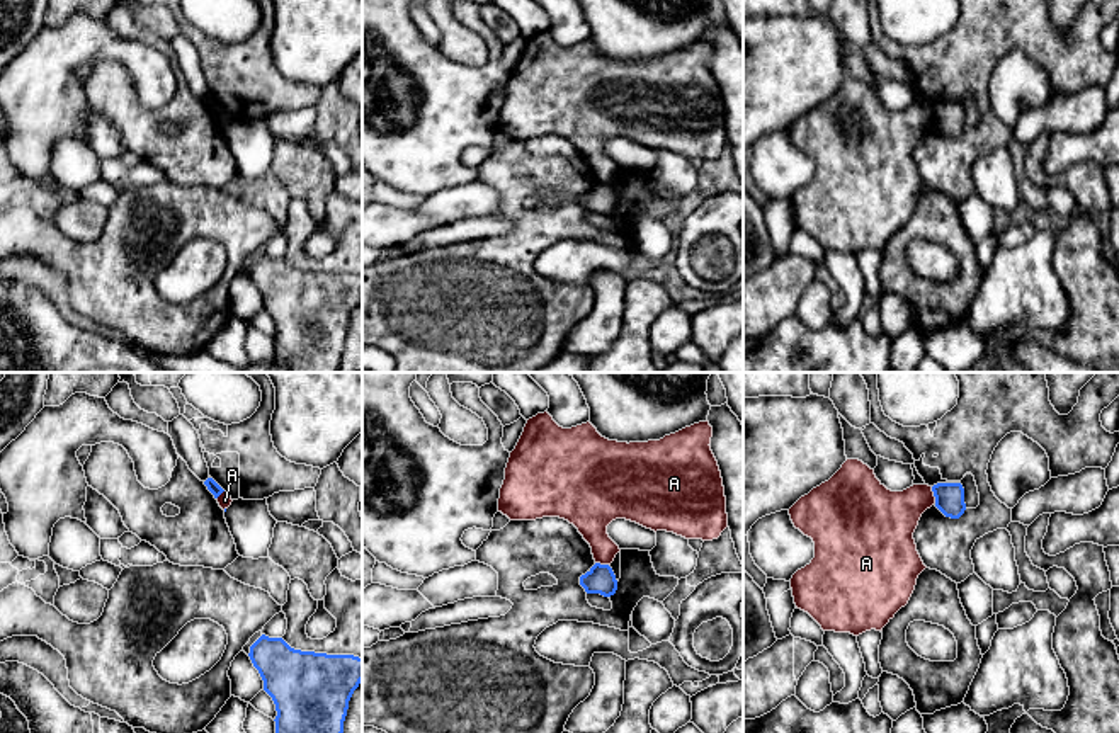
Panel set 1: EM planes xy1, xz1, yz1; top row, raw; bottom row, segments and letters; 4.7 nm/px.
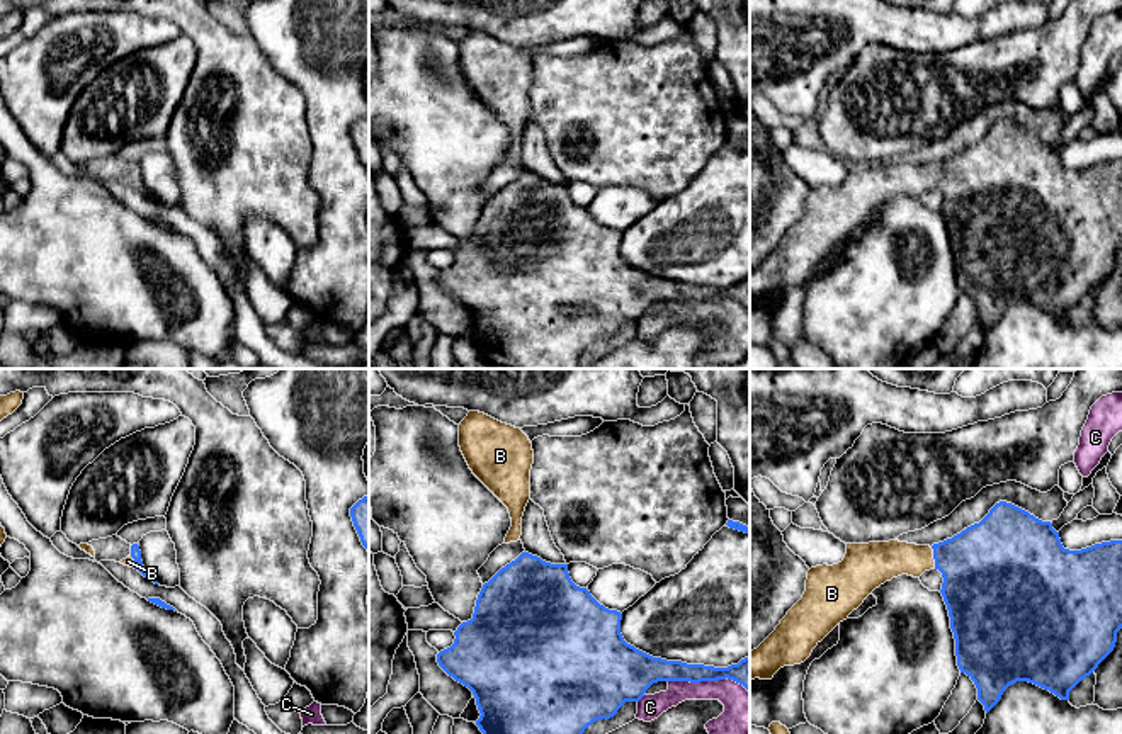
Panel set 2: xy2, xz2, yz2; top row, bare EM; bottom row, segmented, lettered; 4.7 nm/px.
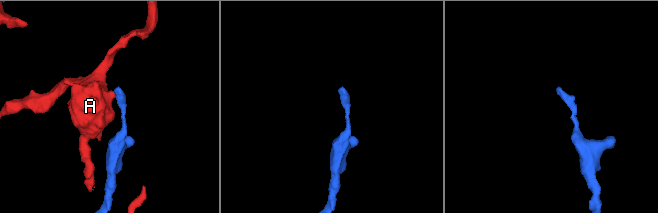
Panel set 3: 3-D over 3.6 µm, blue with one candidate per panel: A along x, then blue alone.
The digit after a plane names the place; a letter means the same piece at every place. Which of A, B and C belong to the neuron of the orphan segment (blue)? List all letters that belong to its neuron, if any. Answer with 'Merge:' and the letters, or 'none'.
Merge: B

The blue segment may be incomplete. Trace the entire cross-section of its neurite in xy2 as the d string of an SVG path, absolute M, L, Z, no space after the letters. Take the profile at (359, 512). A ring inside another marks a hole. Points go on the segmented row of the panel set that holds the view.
M369 494L359 500L352 508L350 508L350 517L354 522L354 527L360 537L362 545L369 552Z

